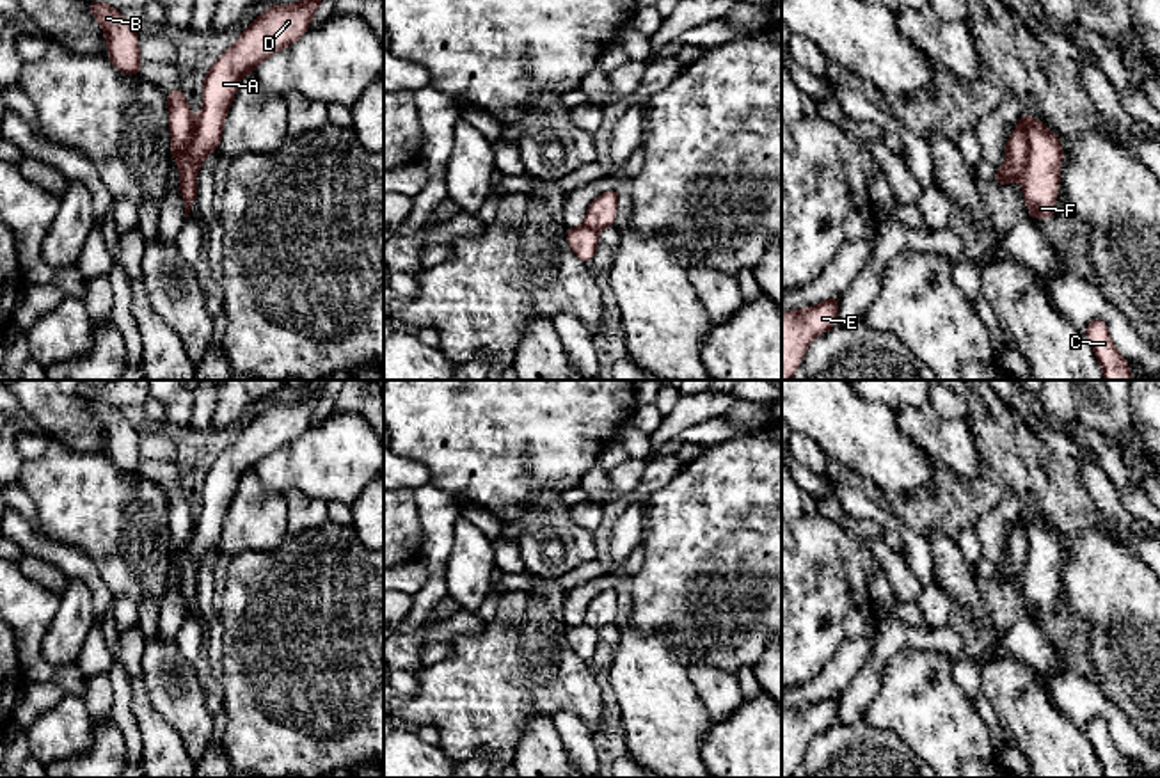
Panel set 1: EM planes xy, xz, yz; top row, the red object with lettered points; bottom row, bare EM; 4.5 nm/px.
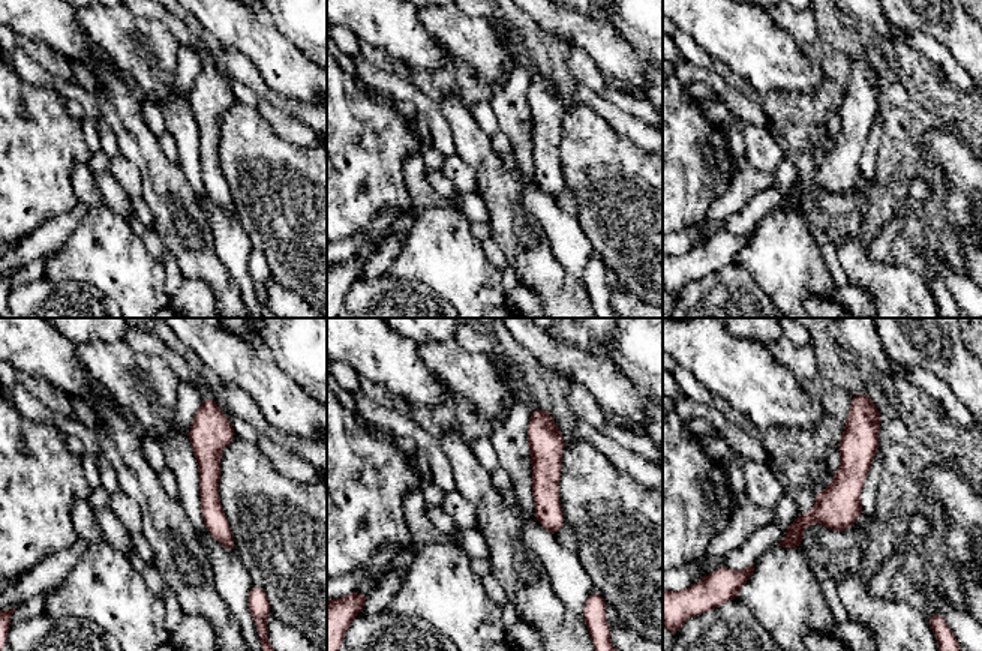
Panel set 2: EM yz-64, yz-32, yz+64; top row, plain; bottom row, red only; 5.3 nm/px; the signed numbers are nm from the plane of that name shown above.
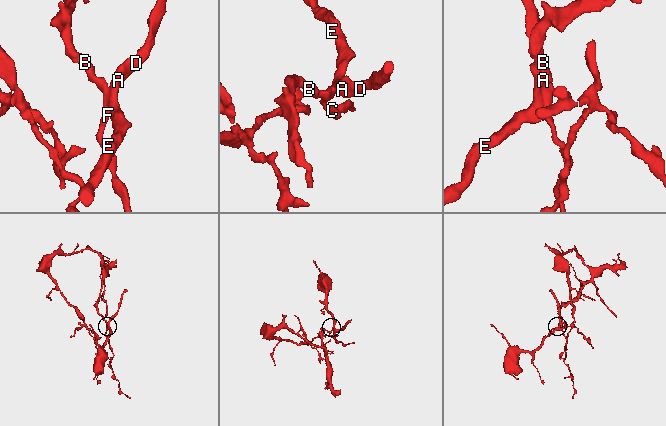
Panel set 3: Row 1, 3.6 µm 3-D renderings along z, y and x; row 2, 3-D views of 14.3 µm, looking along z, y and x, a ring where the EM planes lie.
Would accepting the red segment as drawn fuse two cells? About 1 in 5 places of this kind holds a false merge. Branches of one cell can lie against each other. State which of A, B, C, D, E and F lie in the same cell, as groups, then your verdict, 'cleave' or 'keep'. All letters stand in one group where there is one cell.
A D E / B C F | cleave

